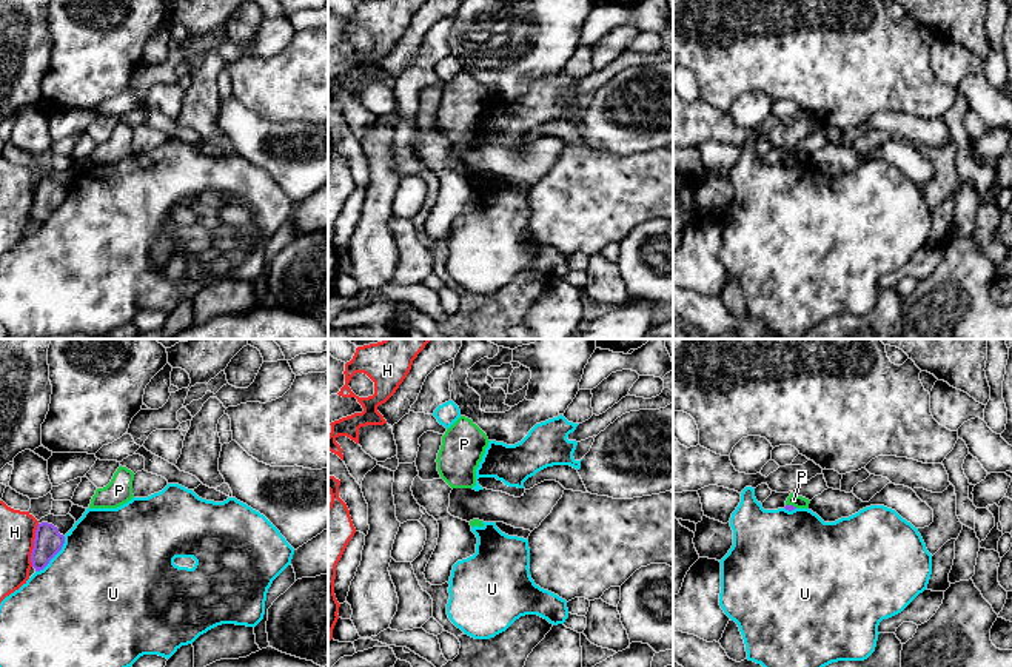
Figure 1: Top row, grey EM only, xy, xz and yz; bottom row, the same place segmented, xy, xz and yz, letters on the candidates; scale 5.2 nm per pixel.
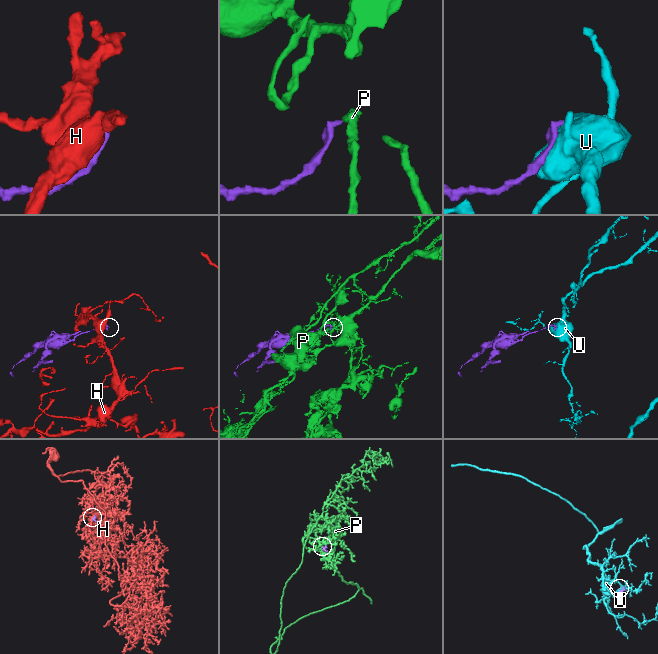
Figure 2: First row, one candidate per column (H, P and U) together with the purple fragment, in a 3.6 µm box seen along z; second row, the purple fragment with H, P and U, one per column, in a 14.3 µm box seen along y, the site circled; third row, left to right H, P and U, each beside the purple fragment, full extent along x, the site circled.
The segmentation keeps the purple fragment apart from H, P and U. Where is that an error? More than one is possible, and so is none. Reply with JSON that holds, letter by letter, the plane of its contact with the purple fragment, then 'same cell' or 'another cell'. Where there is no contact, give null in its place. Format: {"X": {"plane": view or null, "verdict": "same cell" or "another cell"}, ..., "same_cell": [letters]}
{"H": {"plane": "xy", "verdict": "another cell"}, "P": {"plane": "yz", "verdict": "same cell"}, "U": {"plane": "xy", "verdict": "another cell"}, "same_cell": ["P"]}

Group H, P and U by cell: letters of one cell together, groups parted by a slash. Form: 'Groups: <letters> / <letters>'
Groups: H / P / U

